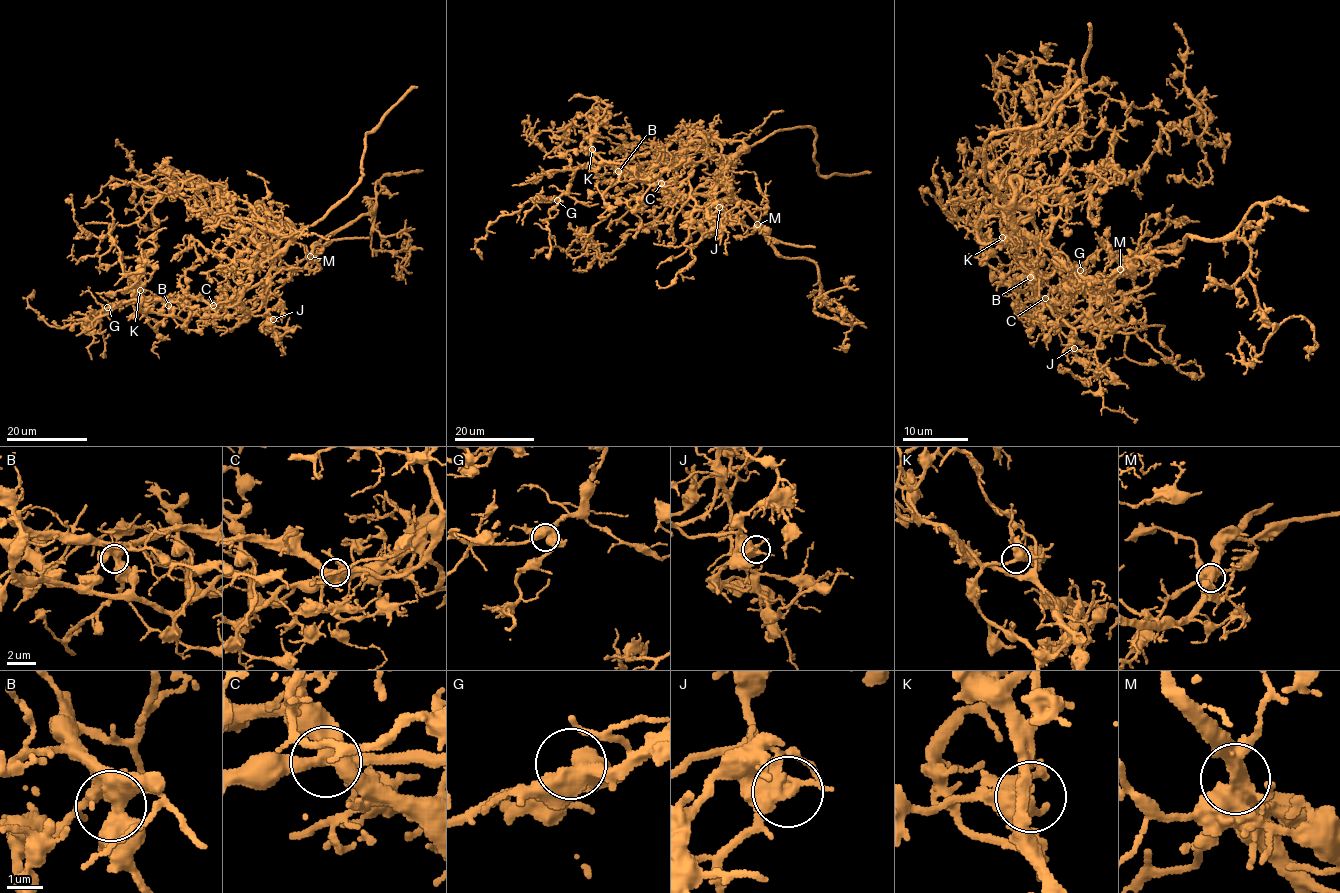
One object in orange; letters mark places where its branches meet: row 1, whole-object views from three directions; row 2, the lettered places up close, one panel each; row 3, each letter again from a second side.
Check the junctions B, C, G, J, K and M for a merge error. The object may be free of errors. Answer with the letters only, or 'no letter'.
no letter

